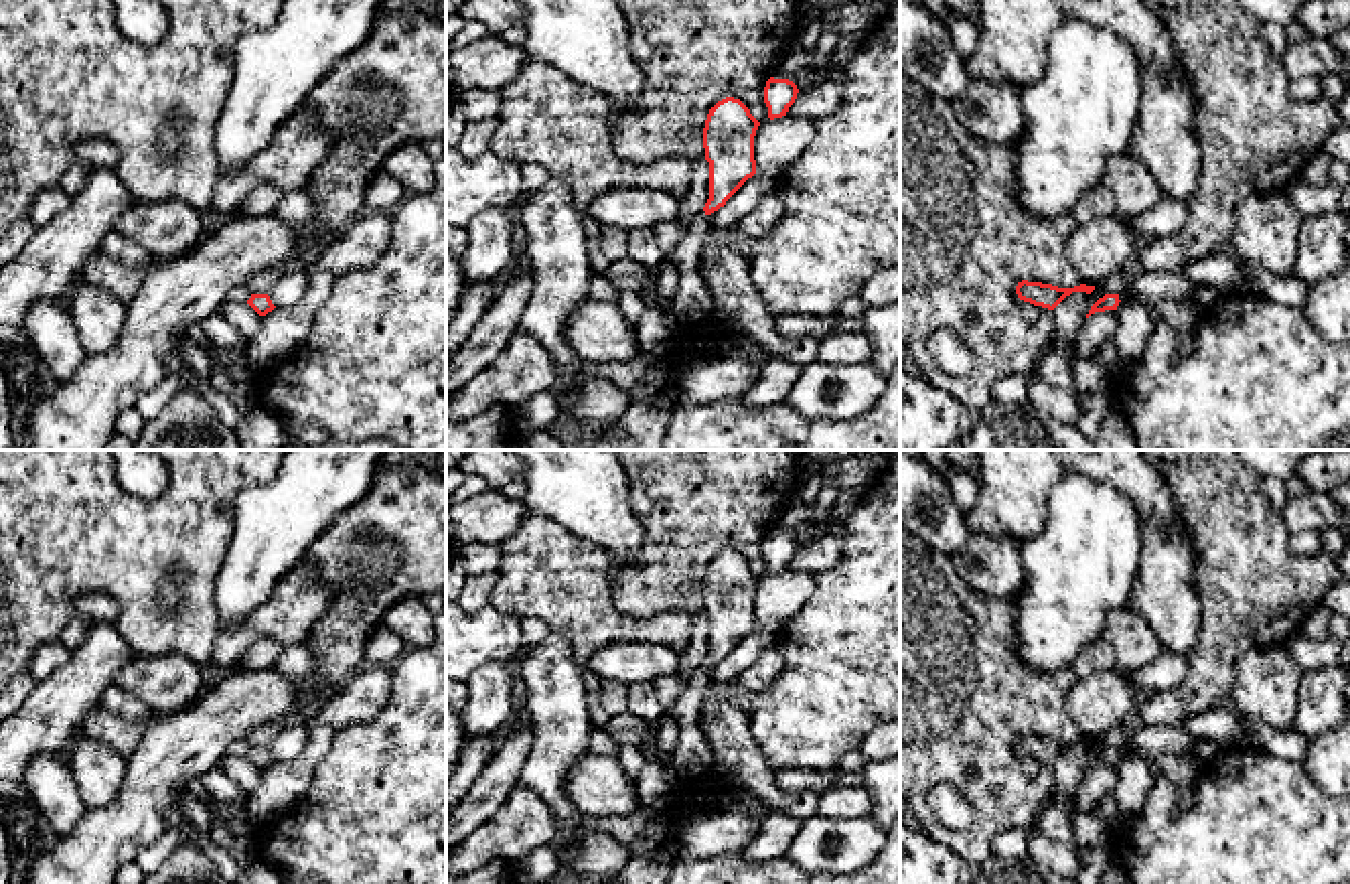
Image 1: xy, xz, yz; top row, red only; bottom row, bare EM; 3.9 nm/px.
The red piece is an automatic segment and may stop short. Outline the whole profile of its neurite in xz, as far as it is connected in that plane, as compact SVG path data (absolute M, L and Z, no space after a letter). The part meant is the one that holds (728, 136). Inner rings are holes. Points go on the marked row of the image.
M734 97L718 101L705 120L703 148L709 162L709 199L683 241L669 253L681 280L669 306L681 322L697 324L716 316L714 298L697 268L707 241L707 217L756 174L754 136L760 122Z

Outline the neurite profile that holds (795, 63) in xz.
M795 41L780 53L772 77L789 79L799 87L807 83L809 73L815 69L815 53L801 49Z

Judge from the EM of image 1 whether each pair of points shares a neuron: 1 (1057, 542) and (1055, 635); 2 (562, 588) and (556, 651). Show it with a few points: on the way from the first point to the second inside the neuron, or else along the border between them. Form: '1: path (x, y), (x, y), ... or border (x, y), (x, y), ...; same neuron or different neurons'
1: path (1057, 564), (1057, 613); same neuron
2: border (552, 631), (566, 641), (570, 657), (582, 668); different neurons

